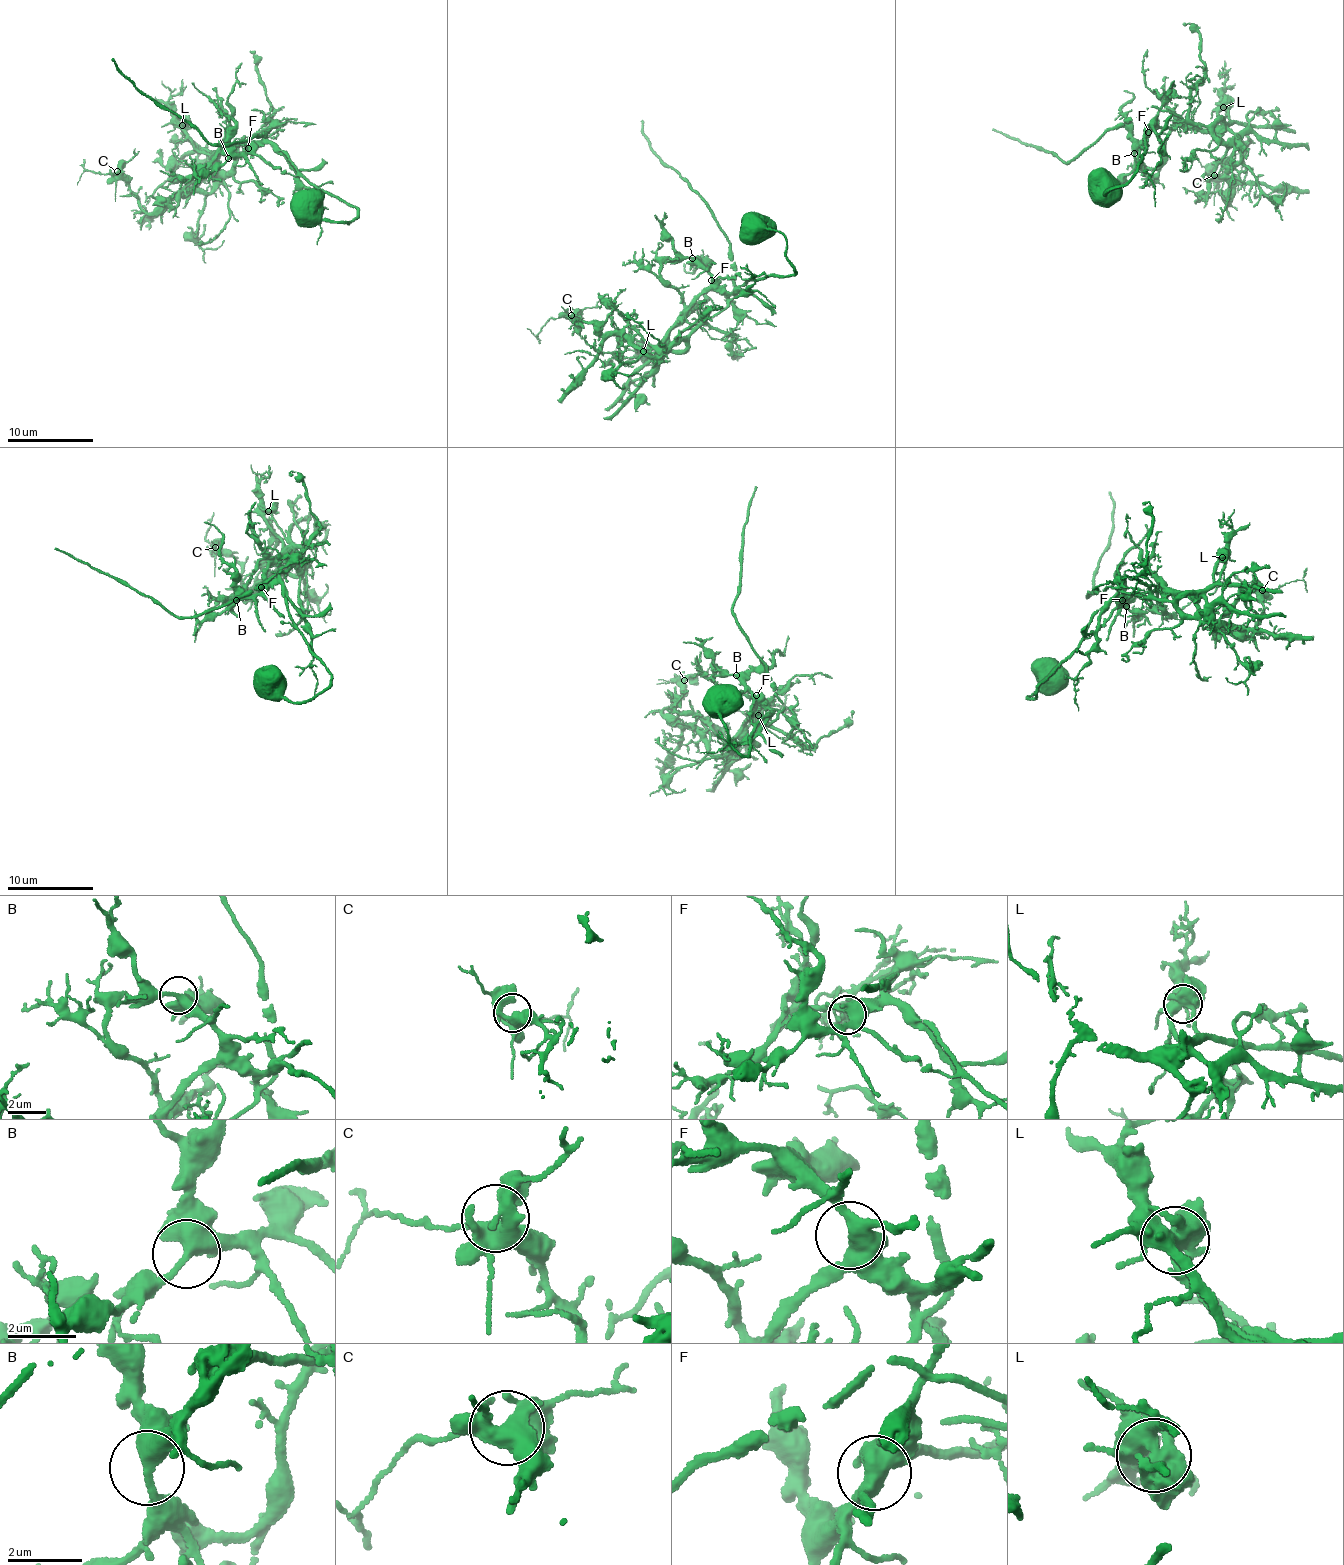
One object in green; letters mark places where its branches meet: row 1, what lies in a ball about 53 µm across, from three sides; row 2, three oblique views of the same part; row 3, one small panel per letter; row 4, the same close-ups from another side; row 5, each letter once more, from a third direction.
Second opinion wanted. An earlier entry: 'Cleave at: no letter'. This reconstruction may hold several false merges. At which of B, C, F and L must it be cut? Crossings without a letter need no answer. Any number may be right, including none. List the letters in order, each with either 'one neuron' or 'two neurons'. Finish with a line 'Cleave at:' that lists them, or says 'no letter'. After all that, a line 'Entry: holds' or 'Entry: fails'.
B: one neuron
C: one neuron
F: one neuron
L: two neurons
Cleave at: L
Entry: fails

